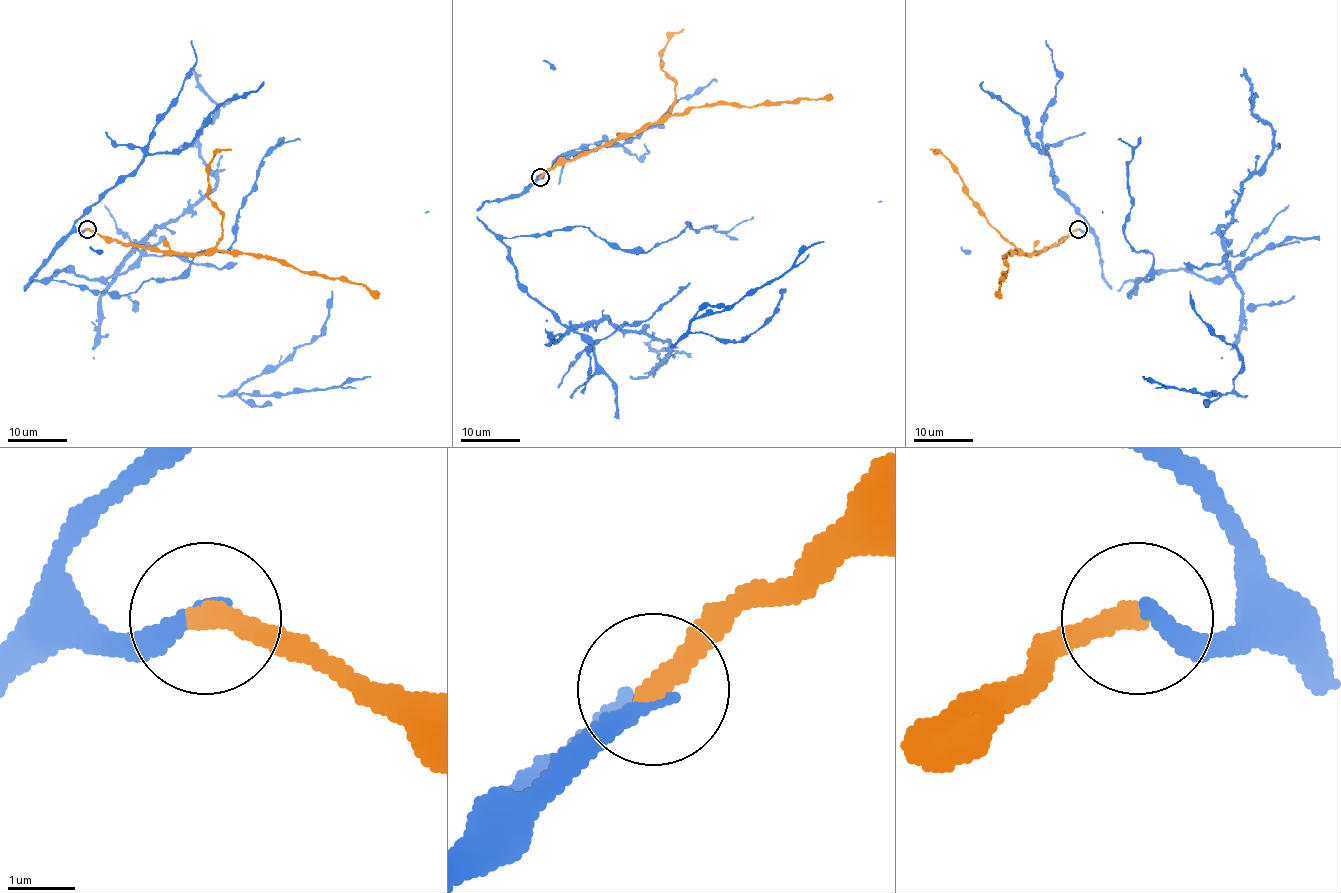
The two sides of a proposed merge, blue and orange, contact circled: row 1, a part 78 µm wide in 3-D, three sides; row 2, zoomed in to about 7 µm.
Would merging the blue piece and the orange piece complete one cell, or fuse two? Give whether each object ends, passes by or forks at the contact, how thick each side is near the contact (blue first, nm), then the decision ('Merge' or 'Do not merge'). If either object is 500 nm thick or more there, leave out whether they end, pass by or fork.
At the ring blue ends. At the ring orange ends. Thickness 280 nm (blue) against 360 nm. Merge

